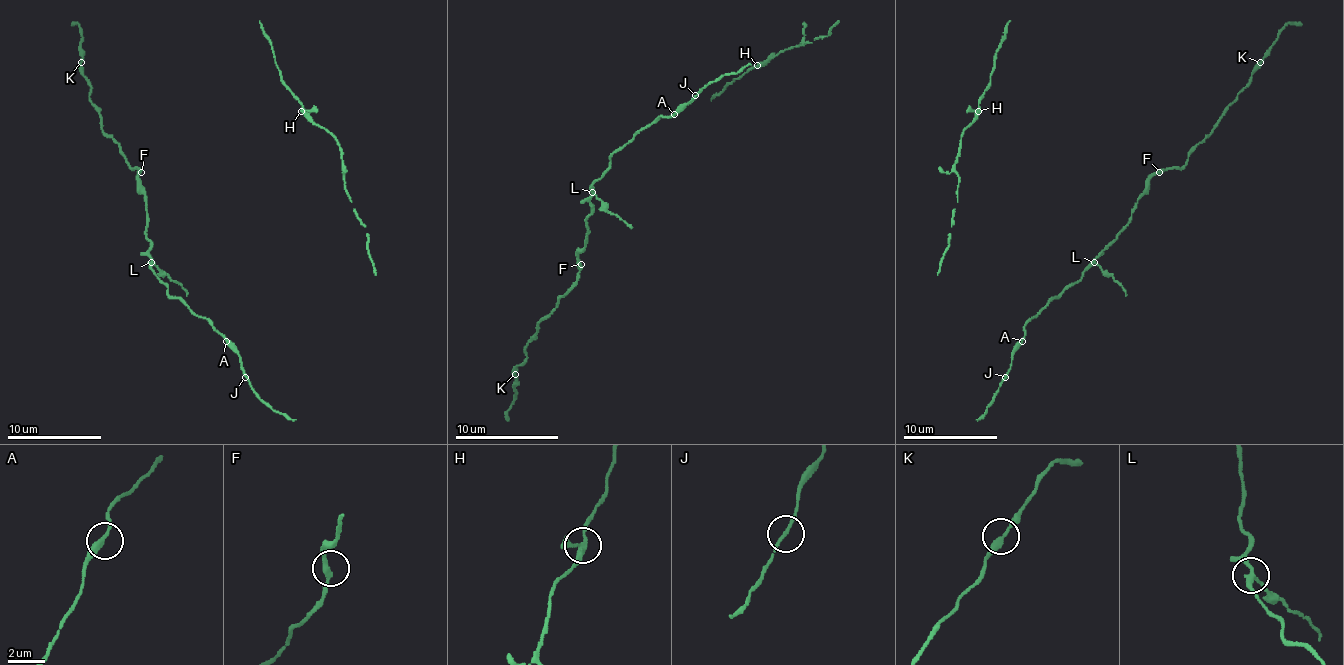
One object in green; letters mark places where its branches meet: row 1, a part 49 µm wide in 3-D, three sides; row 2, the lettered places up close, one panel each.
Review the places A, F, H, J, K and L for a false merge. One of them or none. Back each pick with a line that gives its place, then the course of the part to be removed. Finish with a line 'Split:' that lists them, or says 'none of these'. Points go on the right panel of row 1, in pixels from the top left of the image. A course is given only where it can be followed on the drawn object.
L: (1094, 262) | (1093, 261), (1126, 292), (1126, 296)
Split: L

